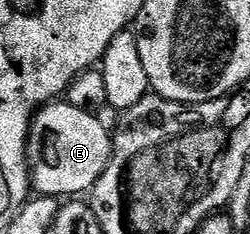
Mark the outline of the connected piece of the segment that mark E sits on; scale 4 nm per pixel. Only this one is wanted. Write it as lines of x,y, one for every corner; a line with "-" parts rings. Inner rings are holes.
66,101
45,103
33,115
28,128
28,169
31,186
39,194
80,197
83,196
80,195
83,191
84,194
91,192
92,186
96,184
98,177
102,177
112,156
112,136
109,128
104,128
96,119
99,118
93,112
74,109
74,105
70,105

